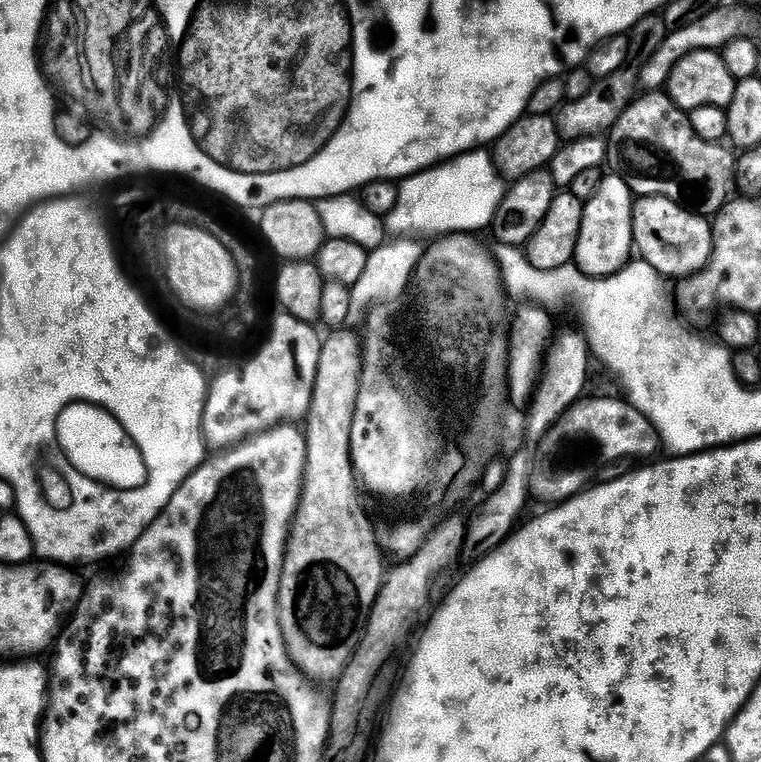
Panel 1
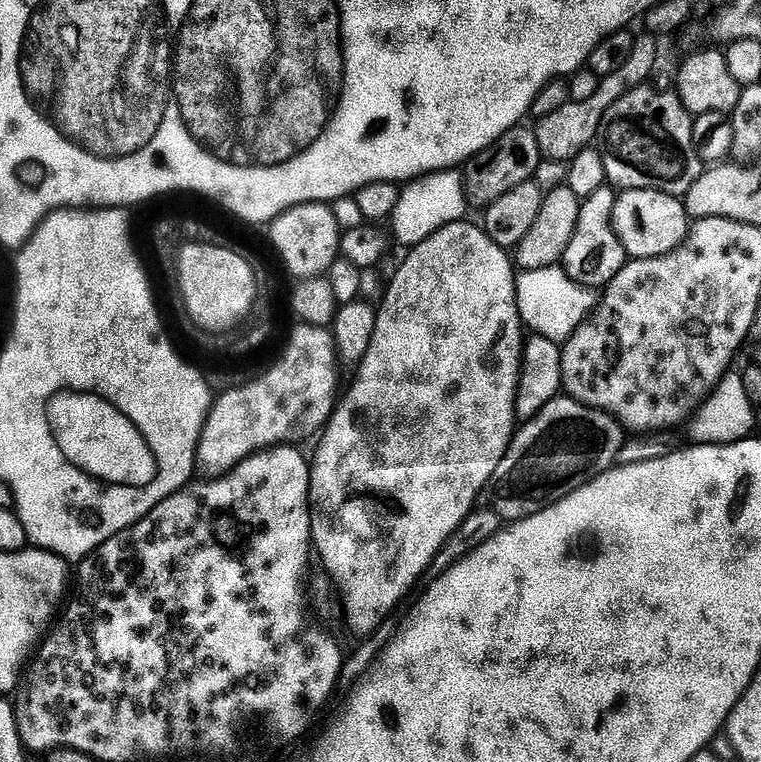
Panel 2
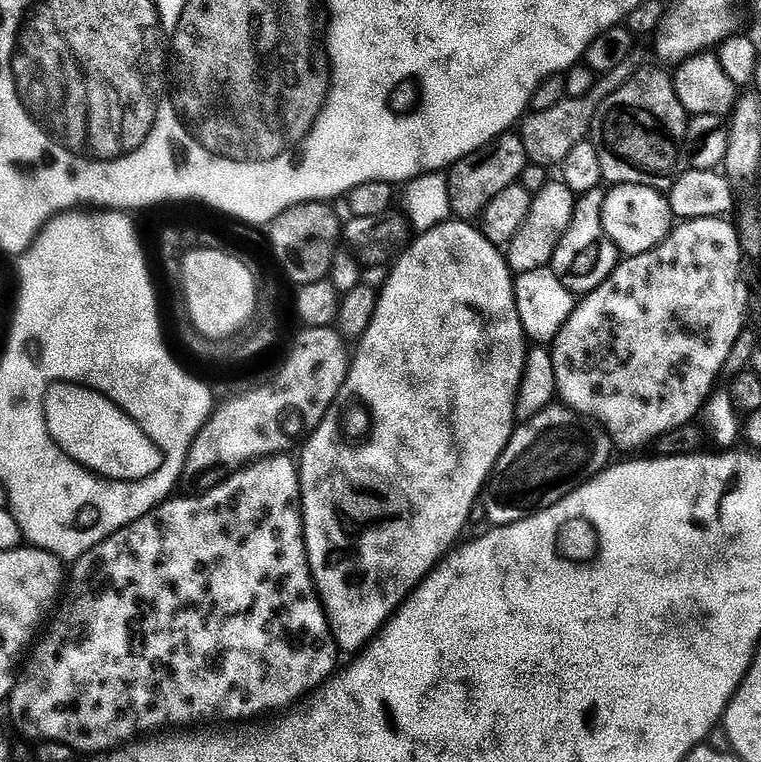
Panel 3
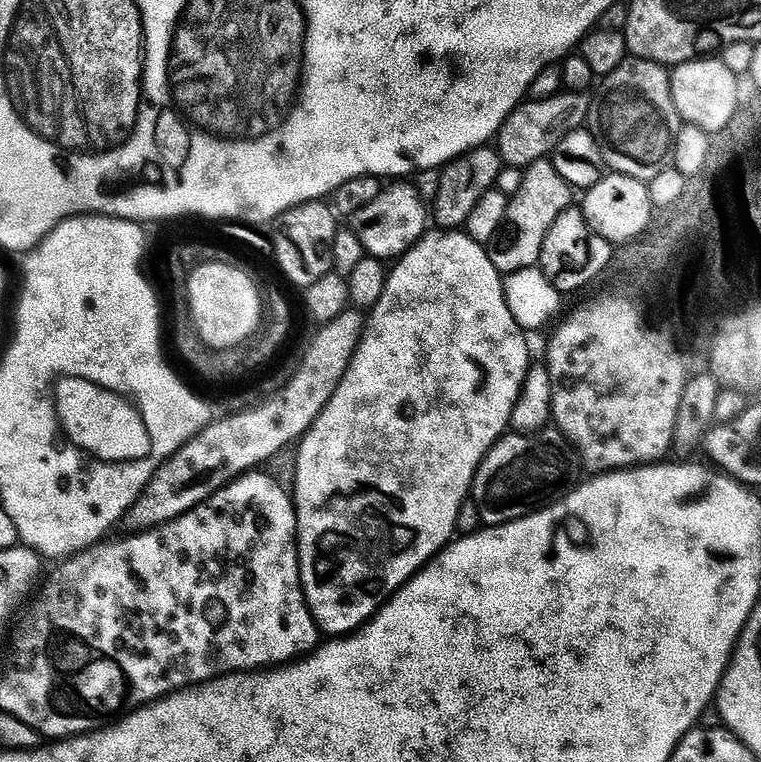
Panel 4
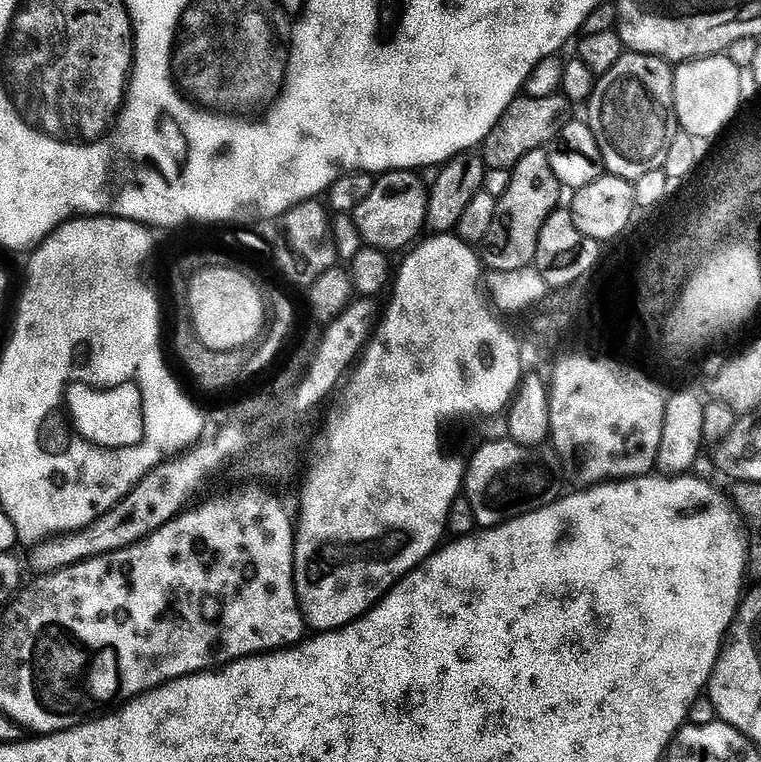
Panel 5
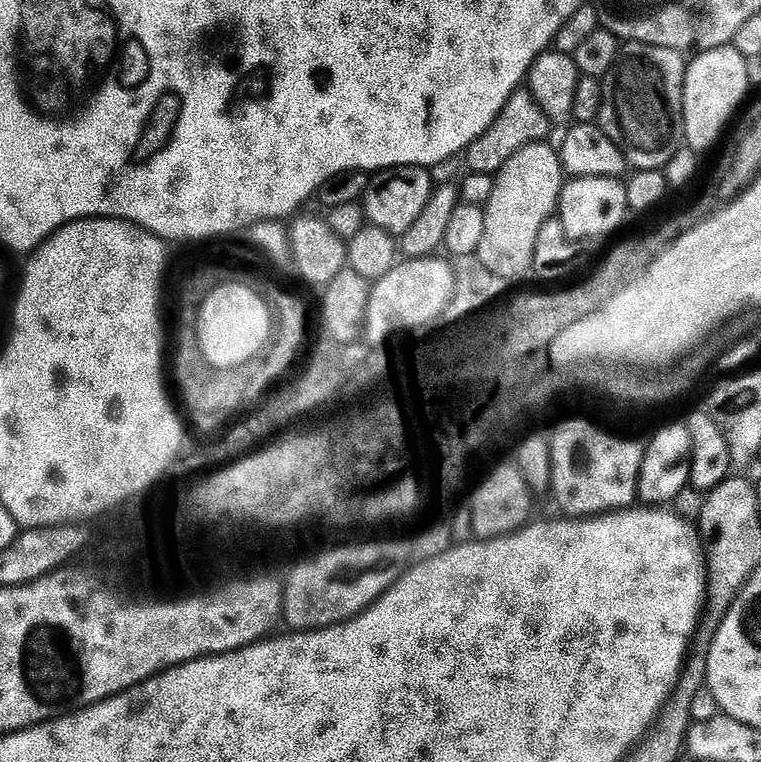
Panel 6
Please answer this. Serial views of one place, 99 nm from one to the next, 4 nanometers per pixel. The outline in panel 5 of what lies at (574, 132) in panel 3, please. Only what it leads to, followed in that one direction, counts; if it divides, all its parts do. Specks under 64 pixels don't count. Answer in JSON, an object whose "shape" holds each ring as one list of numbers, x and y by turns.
{"shape":[[527,94,517,96,514,102,510,102,506,114,498,118,494,130,490,130,483,142,485,165,488,168,515,168,519,160,526,158,526,154,547,149,562,130,562,126,566,126,573,116,574,105,562,94,550,98,534,98]]}

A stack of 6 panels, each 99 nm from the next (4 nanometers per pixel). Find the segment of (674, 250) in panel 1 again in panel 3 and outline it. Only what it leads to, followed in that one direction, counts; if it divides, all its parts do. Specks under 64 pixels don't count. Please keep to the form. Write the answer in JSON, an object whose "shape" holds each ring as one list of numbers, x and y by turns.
{"shape":[[618,184,607,189,602,206,604,236,624,251,625,257,646,254,658,248,674,227,672,208,667,195,659,188,637,184]]}

